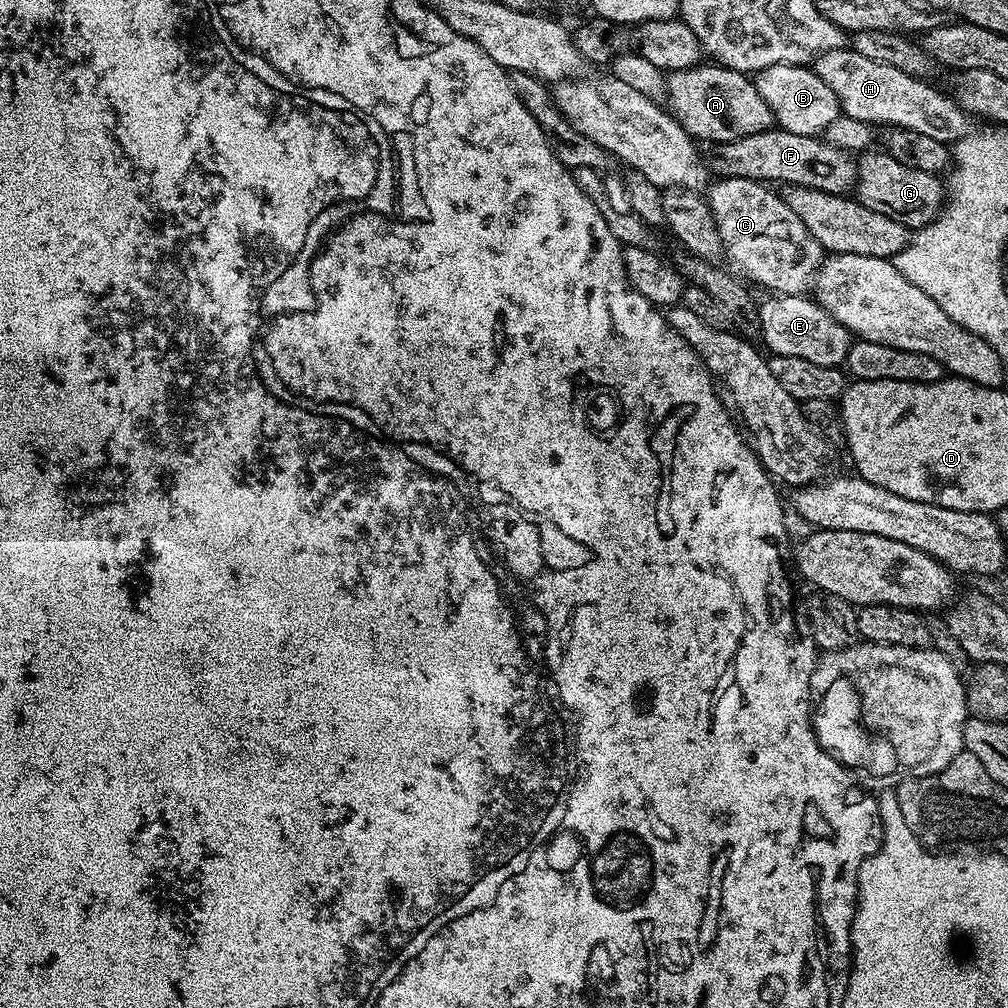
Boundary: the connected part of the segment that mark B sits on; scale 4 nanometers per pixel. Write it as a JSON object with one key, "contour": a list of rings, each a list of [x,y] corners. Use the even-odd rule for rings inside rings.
{"contour":[[[775,64],[763,68],[755,73],[754,83],[758,94],[762,94],[762,102],[770,106],[773,121],[790,134],[820,136],[830,122],[842,115],[840,100],[834,90],[818,78],[816,71],[803,64]]]}

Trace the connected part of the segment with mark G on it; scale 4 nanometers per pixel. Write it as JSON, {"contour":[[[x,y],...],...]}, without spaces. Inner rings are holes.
{"contour":[[[869,150],[863,153],[856,162],[854,196],[862,206],[866,206],[870,210],[878,210],[878,214],[886,214],[886,218],[894,218],[894,222],[902,222],[910,230],[915,230],[923,228],[924,225],[936,219],[946,198],[946,188],[941,177],[935,172],[910,170],[906,166],[902,166],[902,162],[890,158],[883,150]]]}

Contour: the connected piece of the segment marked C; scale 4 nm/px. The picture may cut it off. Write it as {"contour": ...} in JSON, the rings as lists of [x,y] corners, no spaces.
{"contour":[[[726,176],[715,181],[717,184],[706,193],[706,203],[709,210],[712,212],[713,222],[716,223],[716,230],[721,238],[721,246],[723,248],[723,255],[726,260],[733,264],[735,271],[739,273],[741,277],[753,280],[756,284],[761,284],[764,288],[769,288],[767,291],[772,294],[779,294],[782,296],[803,296],[813,291],[816,283],[816,271],[820,269],[821,264],[826,259],[826,253],[824,247],[814,239],[811,234],[806,230],[806,226],[802,226],[802,218],[798,218],[798,214],[794,214],[794,210],[790,210],[790,206],[784,201],[783,195],[771,192],[767,183],[758,180],[747,180],[745,176]]]}

